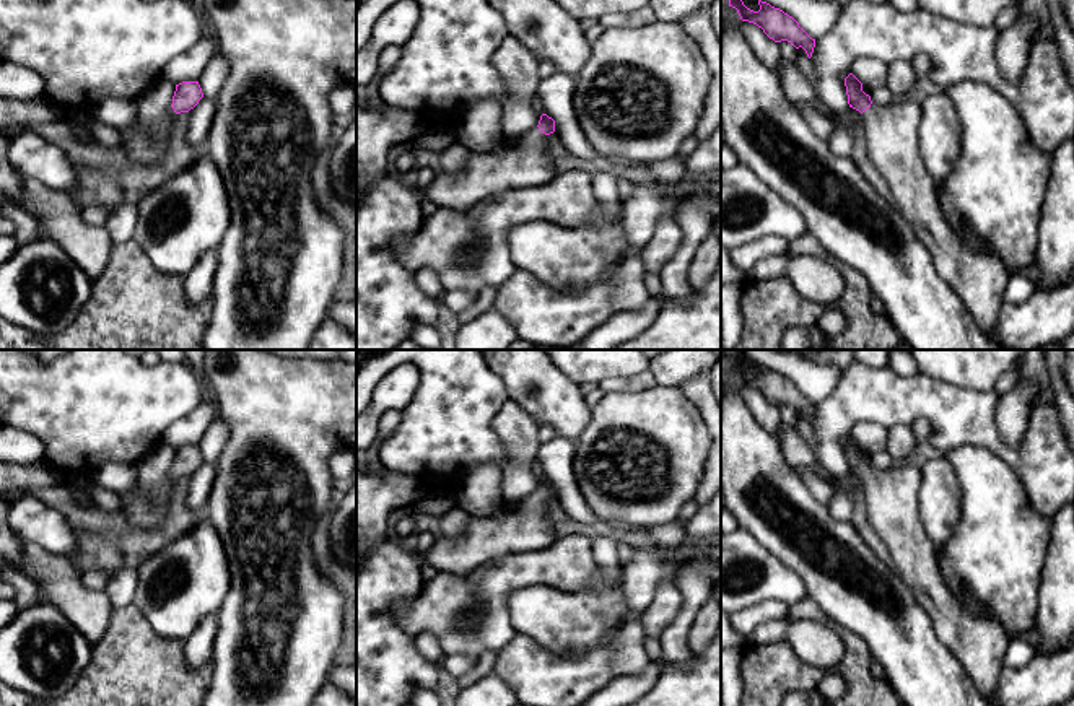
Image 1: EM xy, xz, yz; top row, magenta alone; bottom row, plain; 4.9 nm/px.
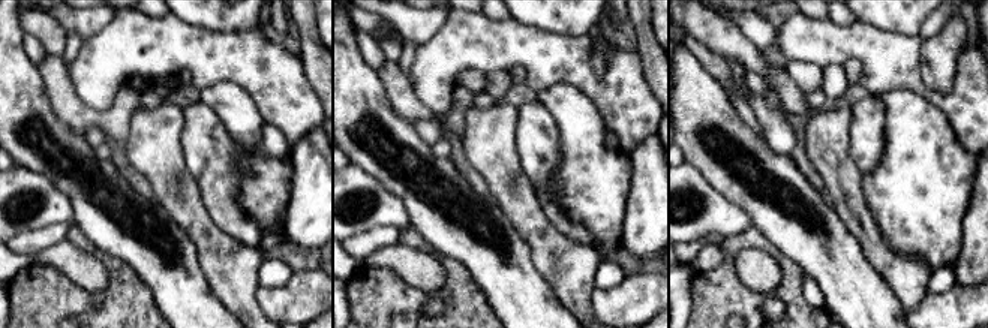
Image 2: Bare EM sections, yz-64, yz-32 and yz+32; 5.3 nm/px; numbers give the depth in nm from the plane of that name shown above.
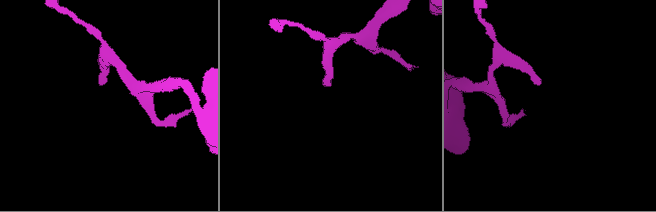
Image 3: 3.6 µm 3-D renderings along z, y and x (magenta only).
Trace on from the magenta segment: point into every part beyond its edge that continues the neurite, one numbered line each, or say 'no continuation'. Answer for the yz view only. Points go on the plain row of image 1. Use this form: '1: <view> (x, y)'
1: yz (978, 644)

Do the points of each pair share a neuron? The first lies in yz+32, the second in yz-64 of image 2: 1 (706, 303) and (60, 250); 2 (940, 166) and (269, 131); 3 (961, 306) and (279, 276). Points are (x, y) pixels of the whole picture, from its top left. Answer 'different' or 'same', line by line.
1: different
2: different
3: different

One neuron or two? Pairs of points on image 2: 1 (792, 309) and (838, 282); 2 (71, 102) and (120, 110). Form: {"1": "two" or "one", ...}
{"1": "two", "2": "one"}

